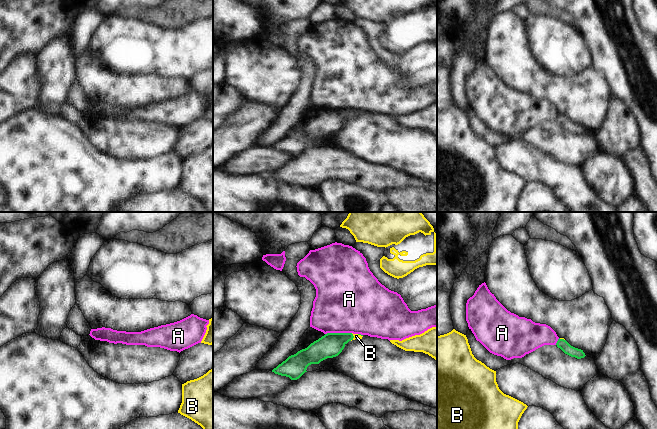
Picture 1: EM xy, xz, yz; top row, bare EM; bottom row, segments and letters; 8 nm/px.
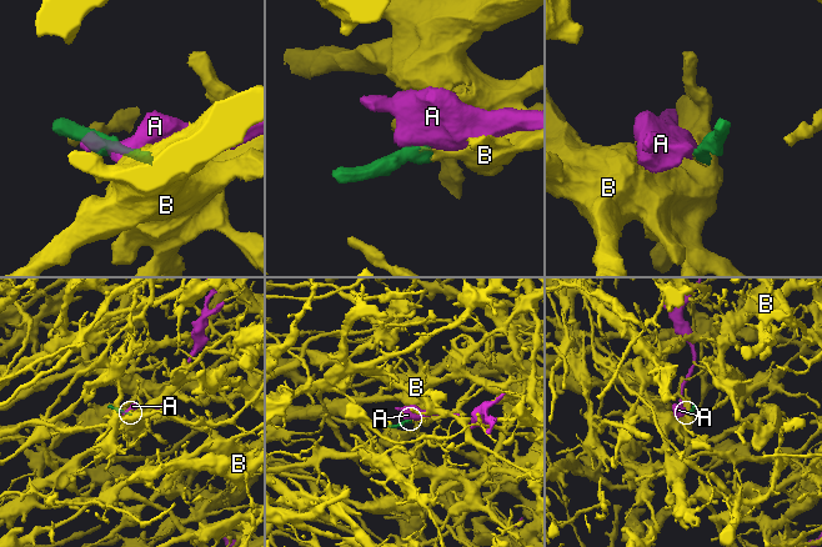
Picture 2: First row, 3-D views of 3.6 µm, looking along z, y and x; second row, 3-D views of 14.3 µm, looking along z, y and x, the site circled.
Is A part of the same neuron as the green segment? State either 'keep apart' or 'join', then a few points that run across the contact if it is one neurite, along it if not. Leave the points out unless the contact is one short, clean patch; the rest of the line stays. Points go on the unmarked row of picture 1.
keep apart; line xz (351, 108), (327, 108), (325, 110)

